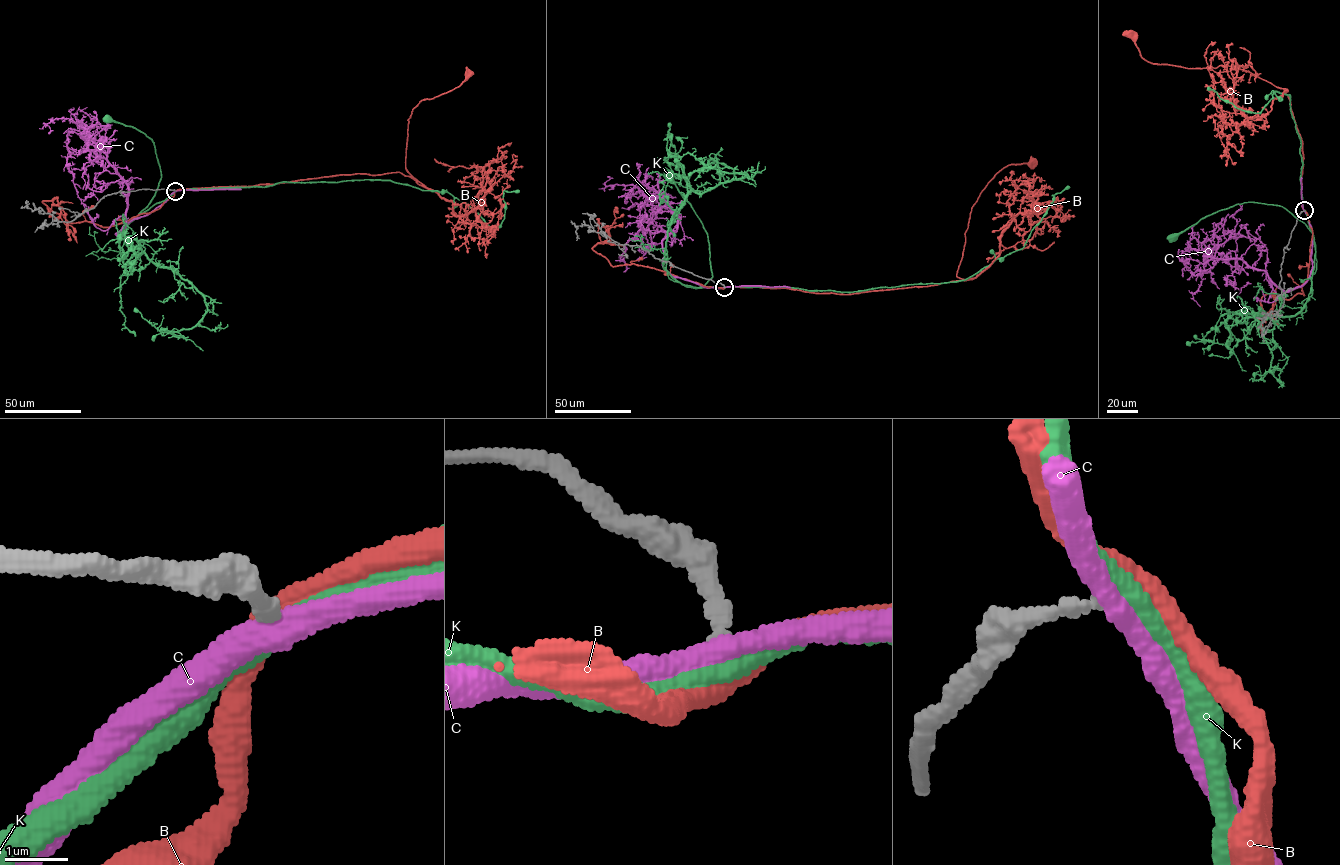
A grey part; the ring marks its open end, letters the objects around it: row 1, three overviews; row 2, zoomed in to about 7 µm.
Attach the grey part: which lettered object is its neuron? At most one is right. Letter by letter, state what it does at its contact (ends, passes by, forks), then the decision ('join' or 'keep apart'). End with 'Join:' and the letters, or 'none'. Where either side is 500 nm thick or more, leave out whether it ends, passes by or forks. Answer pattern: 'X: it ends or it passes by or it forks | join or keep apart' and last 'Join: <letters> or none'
B: it passes by | keep apart
C: it passes by | keep apart
K: it passes by | keep apart
Join: none

